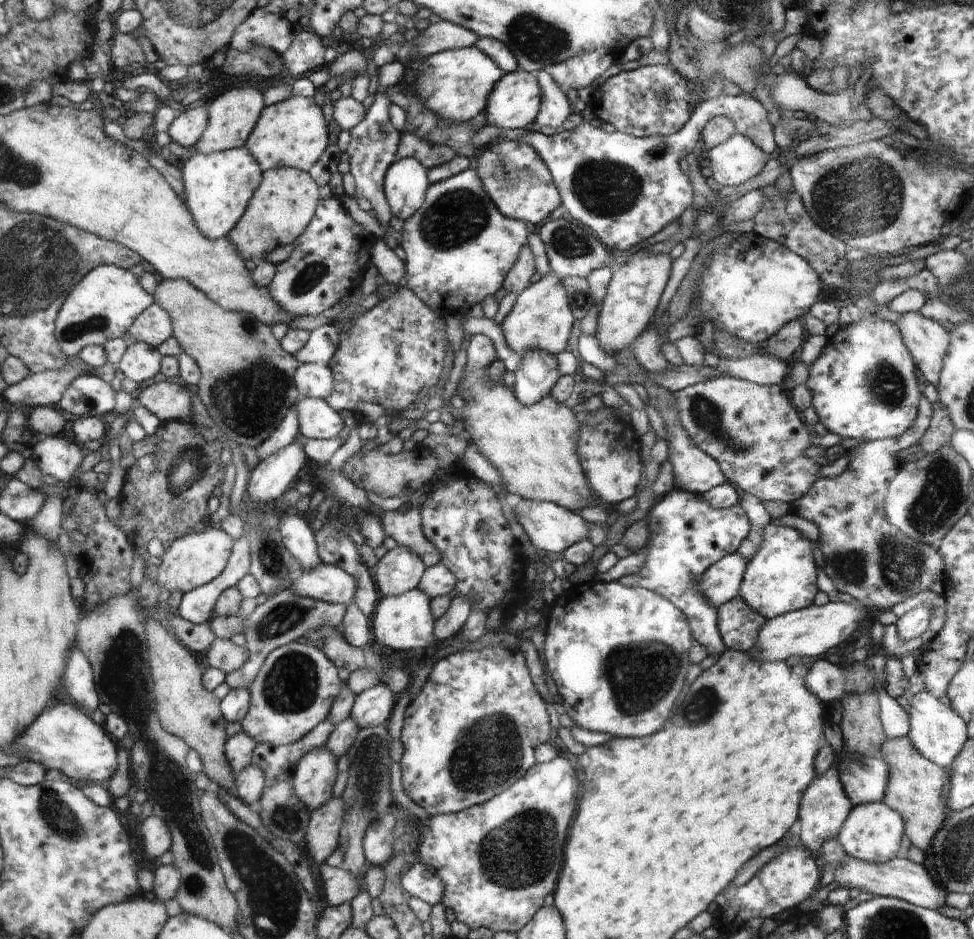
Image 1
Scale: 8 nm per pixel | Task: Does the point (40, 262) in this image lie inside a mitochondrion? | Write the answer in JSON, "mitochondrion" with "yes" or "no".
{"mitochondrion":"yes"}

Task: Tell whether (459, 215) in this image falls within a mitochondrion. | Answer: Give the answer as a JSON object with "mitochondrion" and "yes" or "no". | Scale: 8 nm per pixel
{"mitochondrion":"yes"}

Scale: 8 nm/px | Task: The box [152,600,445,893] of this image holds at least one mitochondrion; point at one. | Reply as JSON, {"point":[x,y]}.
{"point":[291,685]}

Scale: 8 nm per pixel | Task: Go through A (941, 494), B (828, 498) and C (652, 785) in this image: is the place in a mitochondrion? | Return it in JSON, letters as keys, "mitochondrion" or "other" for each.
{"A":"mitochondrion","B":"other","C":"other"}

